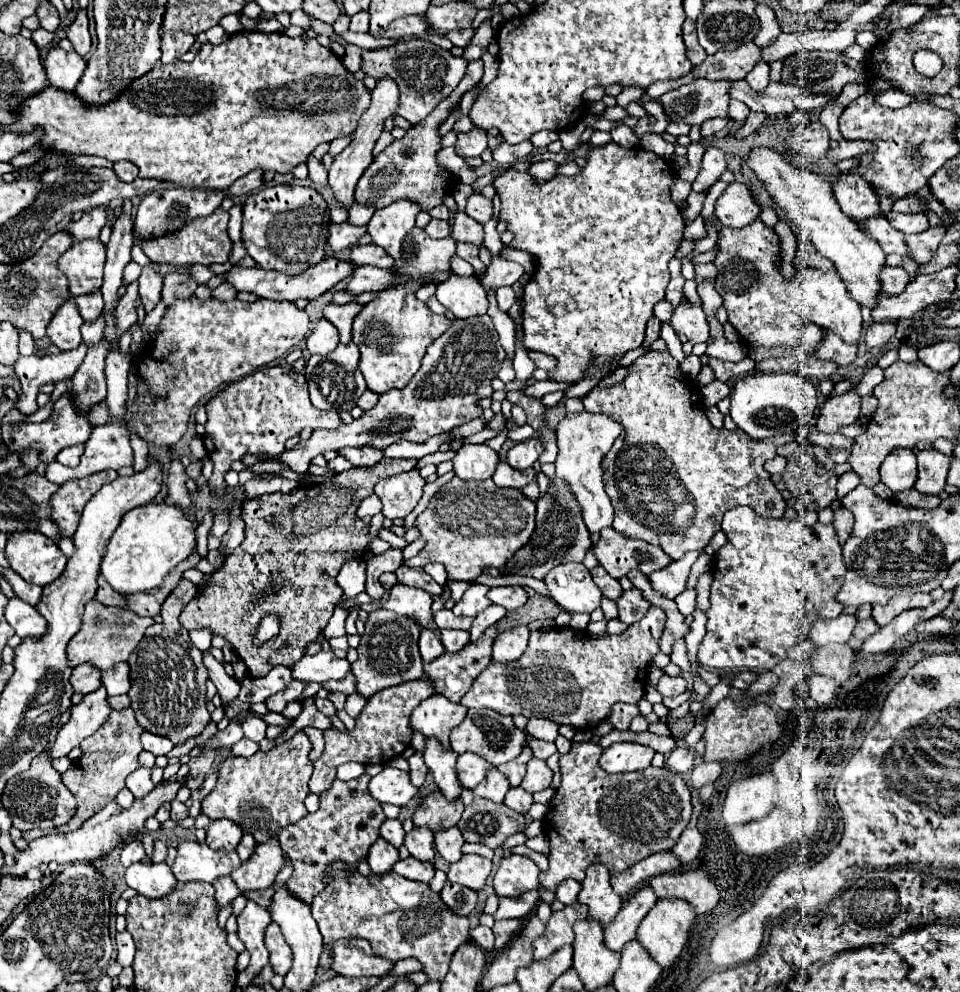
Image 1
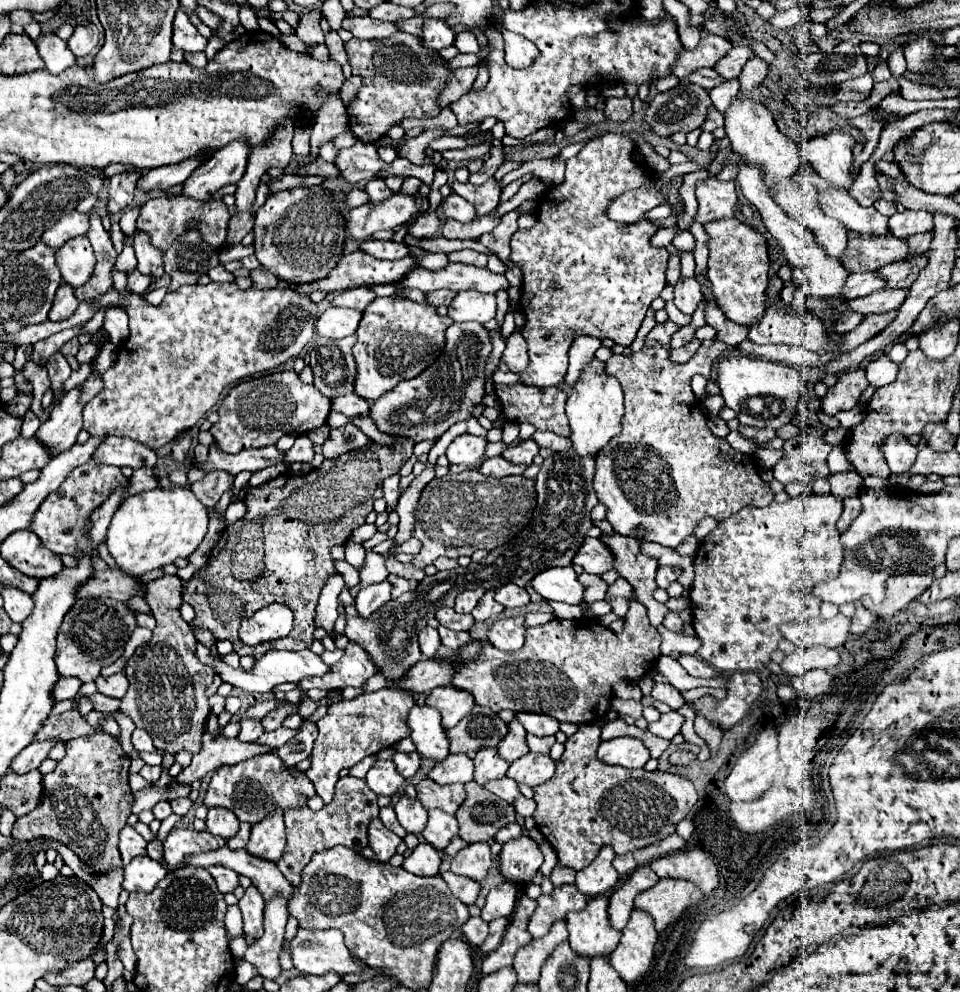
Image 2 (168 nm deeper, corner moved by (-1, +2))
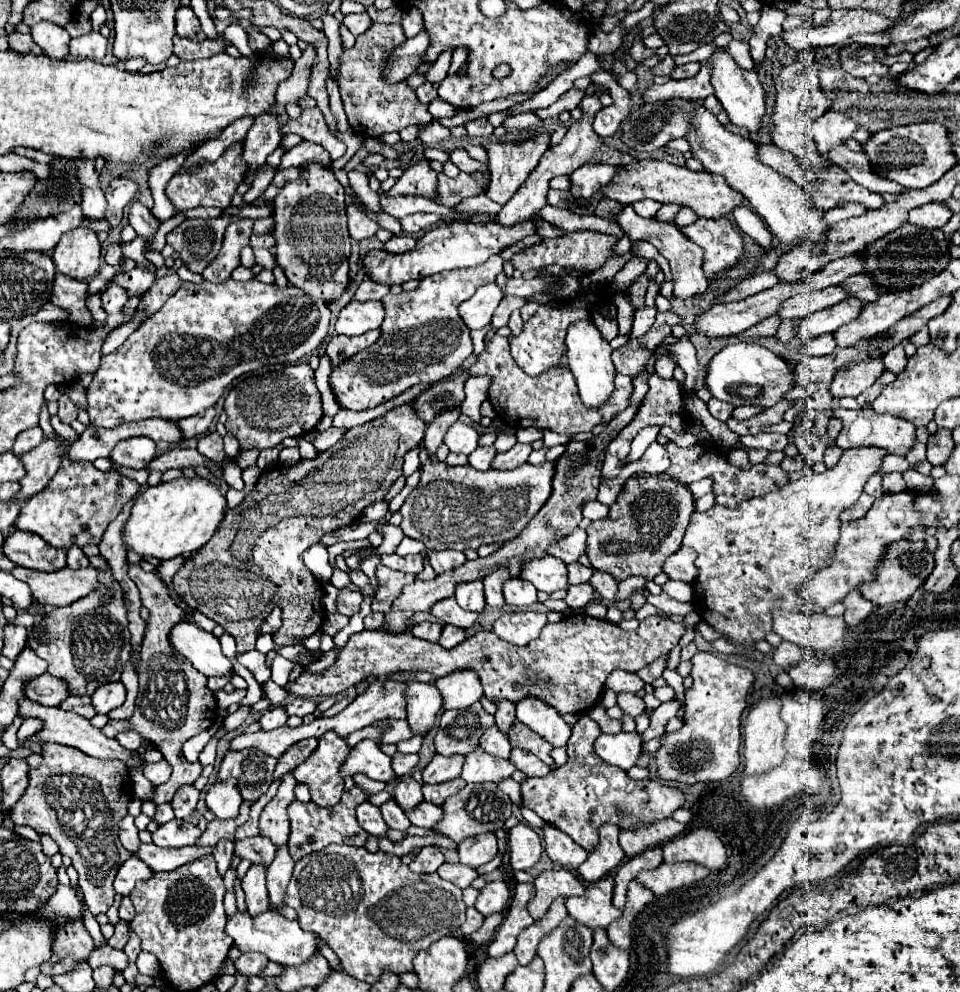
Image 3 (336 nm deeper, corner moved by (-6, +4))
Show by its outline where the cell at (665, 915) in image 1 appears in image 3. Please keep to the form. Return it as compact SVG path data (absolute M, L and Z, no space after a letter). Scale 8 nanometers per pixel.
M674 862L662 864L658 870L642 870L638 872L638 882L650 888L656 896L664 896L676 888L690 886L698 880L704 880L710 870L706 866L698 866L694 862Z

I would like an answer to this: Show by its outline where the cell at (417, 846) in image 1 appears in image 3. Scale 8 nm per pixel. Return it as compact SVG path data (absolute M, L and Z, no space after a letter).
M402 776L402 778L398 778L394 798L404 810L412 810L416 804L420 804L424 800L422 798L422 784L416 782L412 776Z

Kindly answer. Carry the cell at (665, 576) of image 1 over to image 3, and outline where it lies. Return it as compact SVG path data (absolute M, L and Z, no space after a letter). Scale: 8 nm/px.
M680 548L664 562L664 572L670 576L670 580L682 580L682 582L694 582L698 578L698 568L694 564L698 554L690 548Z

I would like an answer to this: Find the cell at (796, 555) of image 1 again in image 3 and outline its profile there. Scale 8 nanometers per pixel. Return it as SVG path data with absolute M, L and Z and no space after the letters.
M878 446L848 448L836 466L826 468L822 474L808 474L796 482L788 482L782 490L772 492L762 498L740 502L736 508L726 508L714 504L706 512L694 512L690 526L686 528L682 546L694 548L698 557L695 561L699 574L694 588L694 610L718 632L726 634L732 644L746 644L752 648L754 642L764 640L772 630L772 610L782 608L790 612L800 612L806 600L798 594L798 586L808 578L808 564L830 564L834 558L834 548L840 536L840 512L852 506L864 484L882 466L886 450Z

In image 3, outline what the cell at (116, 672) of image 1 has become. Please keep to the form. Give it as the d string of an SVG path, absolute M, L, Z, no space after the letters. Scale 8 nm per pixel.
M122 682L100 686L92 694L92 702L94 702L96 714L108 714L110 710L122 706L124 700L126 700L126 690L124 690L124 684Z

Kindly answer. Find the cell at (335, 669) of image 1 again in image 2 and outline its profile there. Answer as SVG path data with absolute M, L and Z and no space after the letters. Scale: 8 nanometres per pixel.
M201 642L197 644L197 658L211 666L223 682L229 682L237 688L243 688L247 692L271 692L273 686L277 684L283 684L283 682L293 682L293 684L299 684L303 678L309 678L309 676L325 676L325 672L329 672L329 664L323 662L323 658L311 650L299 650L299 652L285 652L285 650L269 650L261 660L255 662L253 670L251 672L245 672L243 668L229 668L225 662L213 662L209 658L209 648L205 648Z

